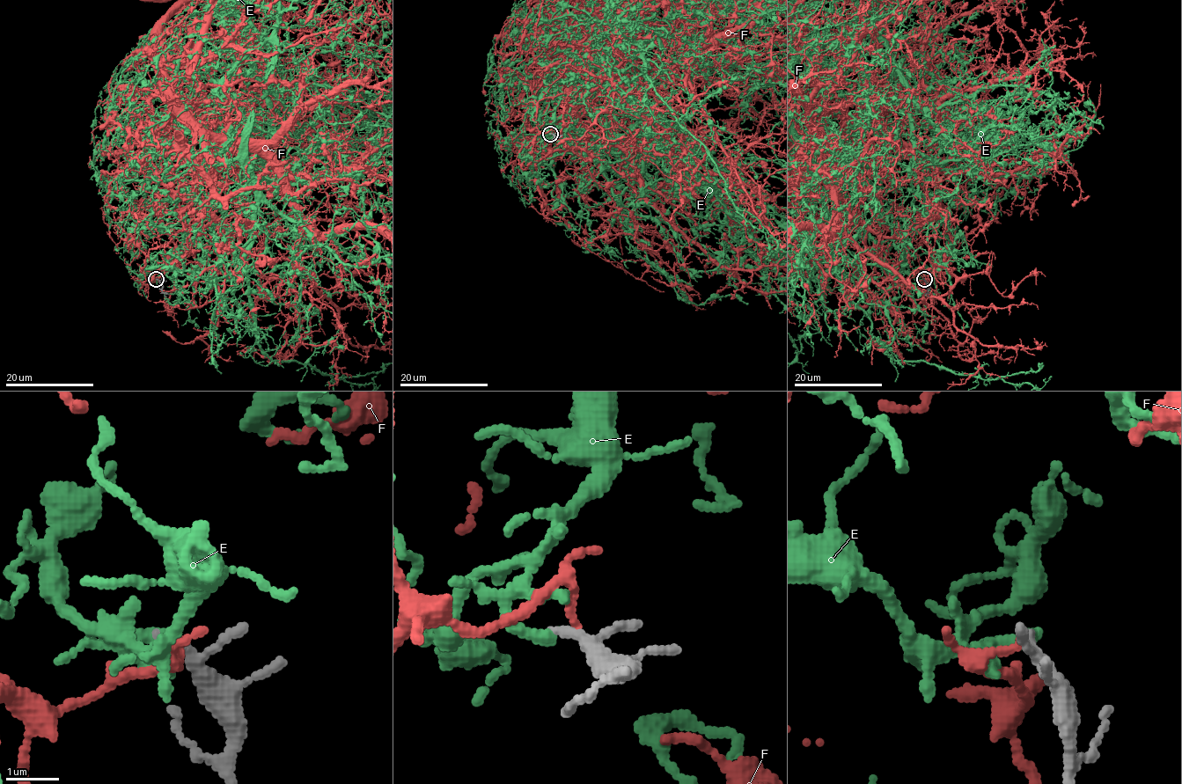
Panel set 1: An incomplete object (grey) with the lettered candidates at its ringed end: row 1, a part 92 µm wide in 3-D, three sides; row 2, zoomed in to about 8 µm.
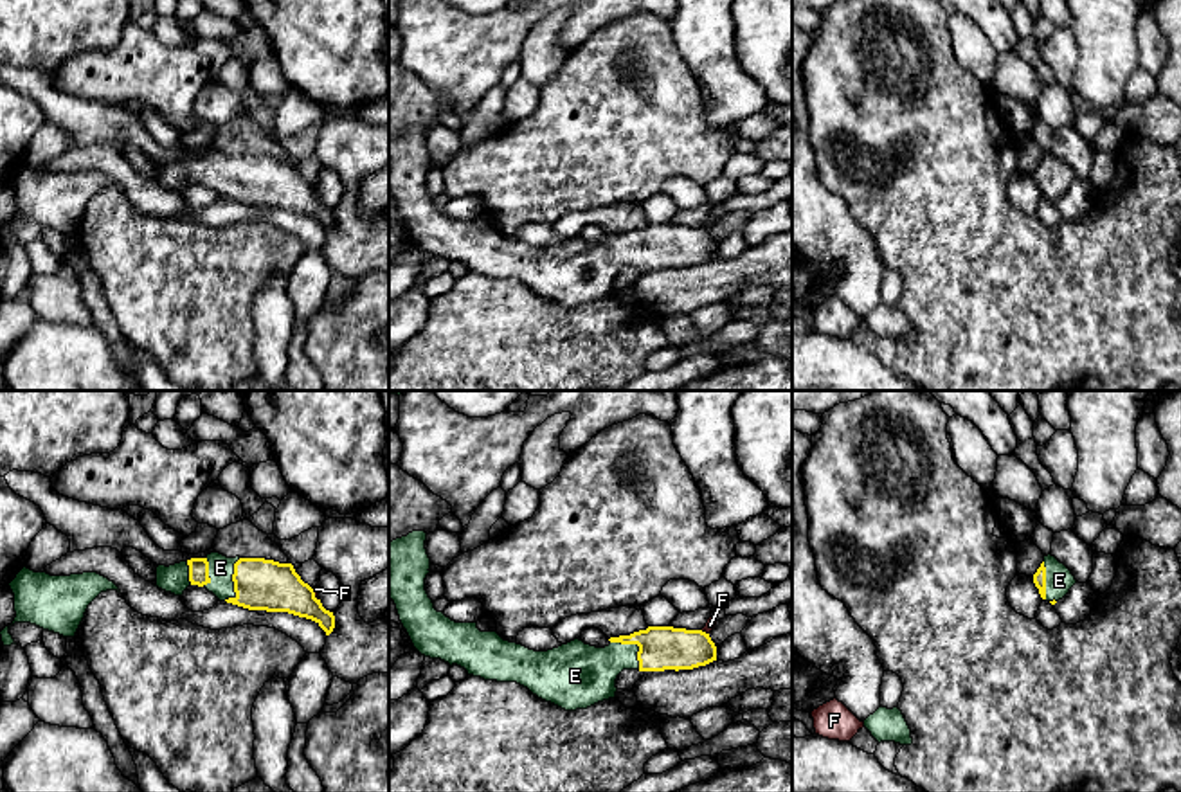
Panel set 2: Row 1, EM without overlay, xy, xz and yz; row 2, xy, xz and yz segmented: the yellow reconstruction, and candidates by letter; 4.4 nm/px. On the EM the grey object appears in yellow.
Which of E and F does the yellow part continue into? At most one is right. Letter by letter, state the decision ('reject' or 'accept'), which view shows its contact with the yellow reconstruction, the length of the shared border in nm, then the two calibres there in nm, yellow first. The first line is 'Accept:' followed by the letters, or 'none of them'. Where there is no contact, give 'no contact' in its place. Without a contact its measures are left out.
Accept: E
E: accept; contact in xz; length 180 nm; calibres 190 and 240 nm
F: reject; contact in xy; length 50 nm; calibres 220 and 20 nm

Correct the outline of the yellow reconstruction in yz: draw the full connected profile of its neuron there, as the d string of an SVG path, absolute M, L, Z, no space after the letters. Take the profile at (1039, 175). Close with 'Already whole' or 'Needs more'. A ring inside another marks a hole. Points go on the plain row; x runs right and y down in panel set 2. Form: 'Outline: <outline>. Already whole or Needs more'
Outline: M1048 151L1033 171L1033 180L1039 185L1041 194L1055 202L1069 189L1077 176L1064 160Z. Needs more

